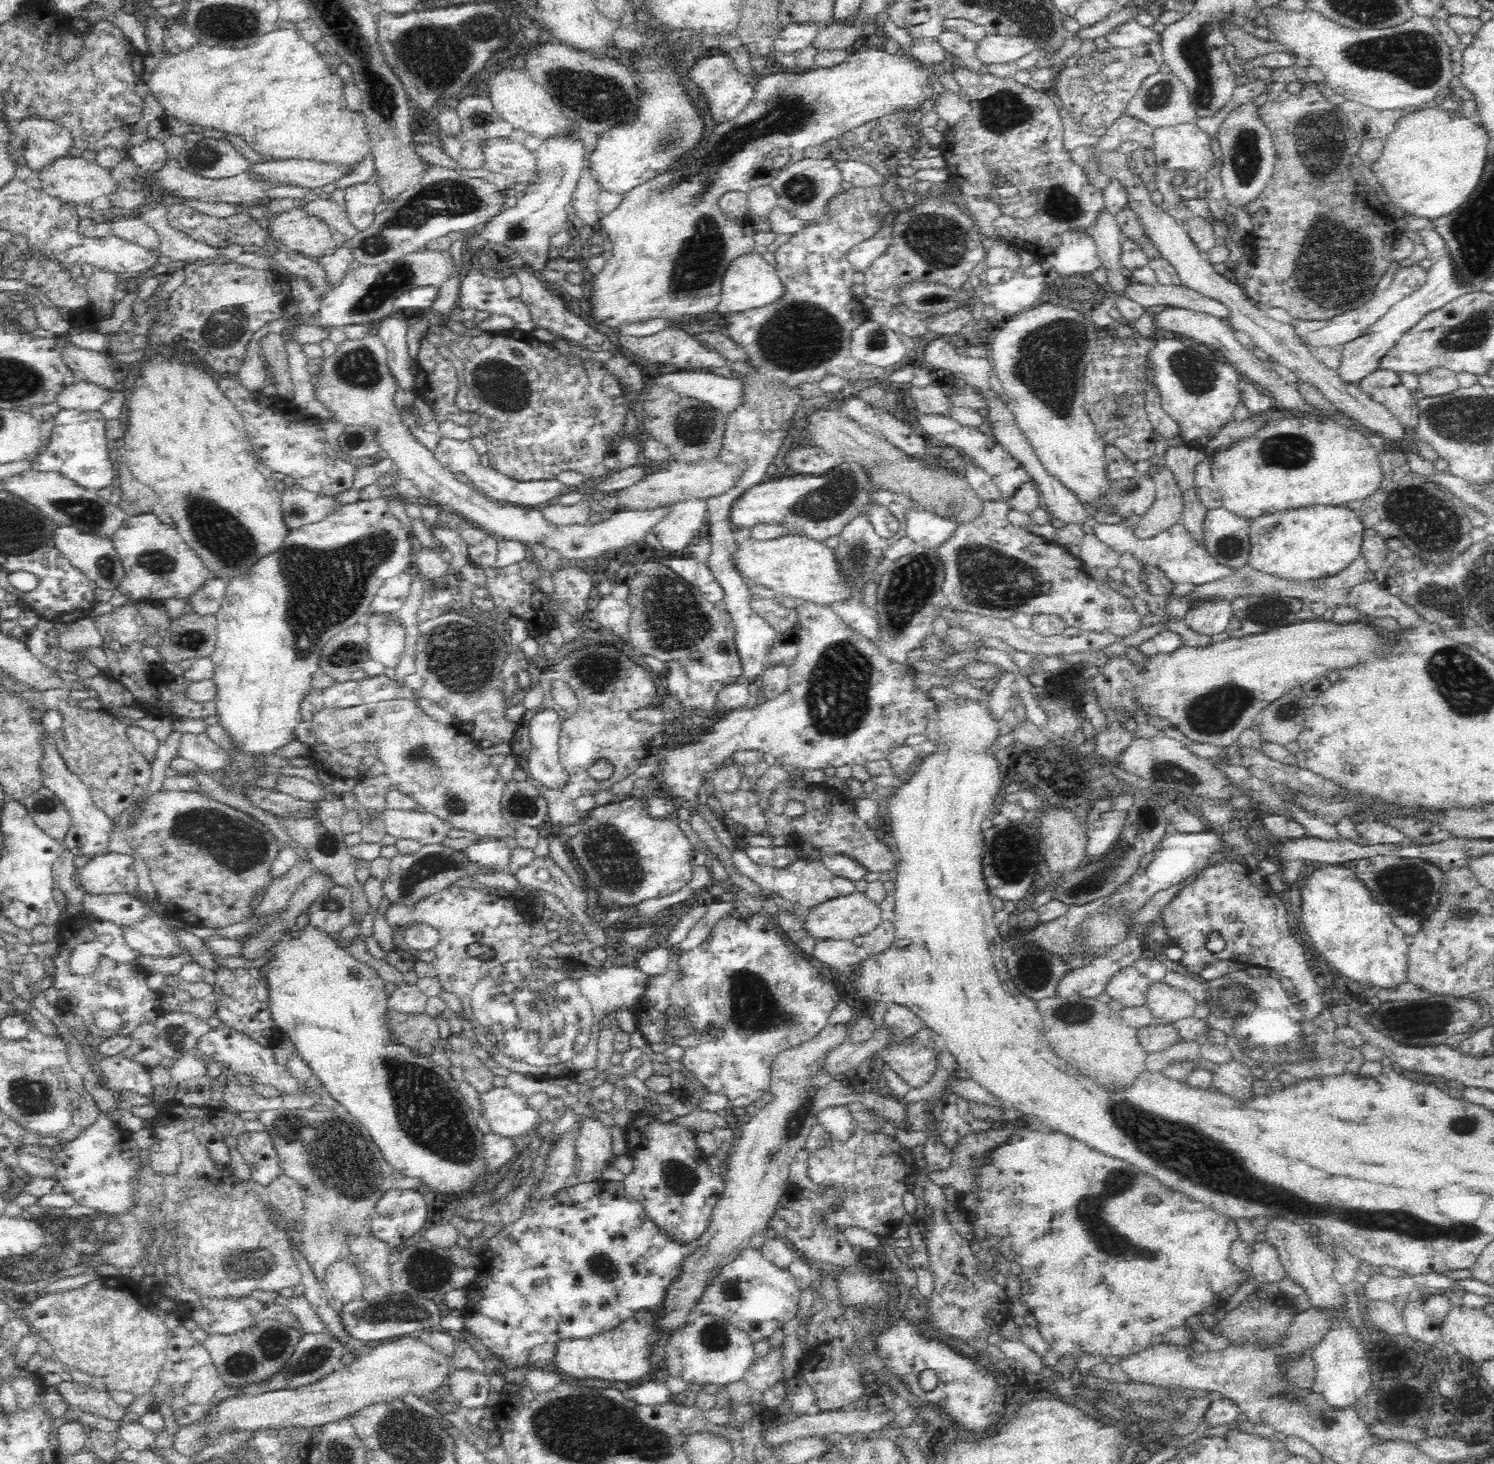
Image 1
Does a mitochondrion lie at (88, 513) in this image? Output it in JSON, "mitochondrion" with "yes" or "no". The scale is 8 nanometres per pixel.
{"mitochondrion":"yes"}

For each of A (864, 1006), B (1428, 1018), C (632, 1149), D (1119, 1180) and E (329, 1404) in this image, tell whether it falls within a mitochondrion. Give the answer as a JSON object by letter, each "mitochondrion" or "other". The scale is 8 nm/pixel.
{"A":"other","B":"mitochondrion","C":"other","D":"mitochondrion","E":"mitochondrion"}

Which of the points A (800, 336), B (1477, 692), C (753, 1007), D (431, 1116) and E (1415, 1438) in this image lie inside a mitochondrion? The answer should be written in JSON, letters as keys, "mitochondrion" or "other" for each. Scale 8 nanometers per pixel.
{"A":"mitochondrion","B":"mitochondrion","C":"mitochondrion","D":"mitochondrion","E":"other"}

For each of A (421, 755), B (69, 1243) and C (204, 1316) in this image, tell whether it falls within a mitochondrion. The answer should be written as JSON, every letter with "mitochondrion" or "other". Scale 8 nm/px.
{"A":"mitochondrion","B":"mitochondrion","C":"other"}

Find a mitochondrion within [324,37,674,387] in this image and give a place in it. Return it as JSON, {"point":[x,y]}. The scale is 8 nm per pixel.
{"point":[448,197]}

